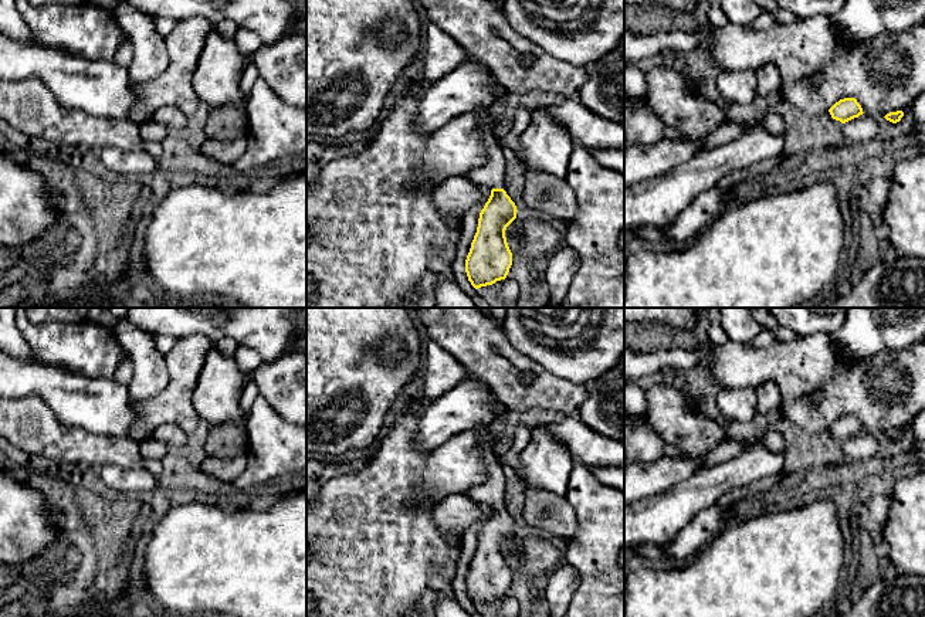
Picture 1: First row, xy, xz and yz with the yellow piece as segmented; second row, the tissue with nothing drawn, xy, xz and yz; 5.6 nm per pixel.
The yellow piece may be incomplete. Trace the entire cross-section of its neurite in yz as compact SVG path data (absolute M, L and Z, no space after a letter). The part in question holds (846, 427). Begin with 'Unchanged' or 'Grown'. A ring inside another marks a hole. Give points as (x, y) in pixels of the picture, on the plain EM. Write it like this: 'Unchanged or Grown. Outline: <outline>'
Unchanged. Outline: M855 416L840 417L829 427L829 430L833 437L840 438L841 441L846 441L864 431Z

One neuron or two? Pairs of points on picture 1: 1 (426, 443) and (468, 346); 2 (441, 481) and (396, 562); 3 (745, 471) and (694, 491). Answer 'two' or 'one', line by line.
1: two
2: two
3: one

